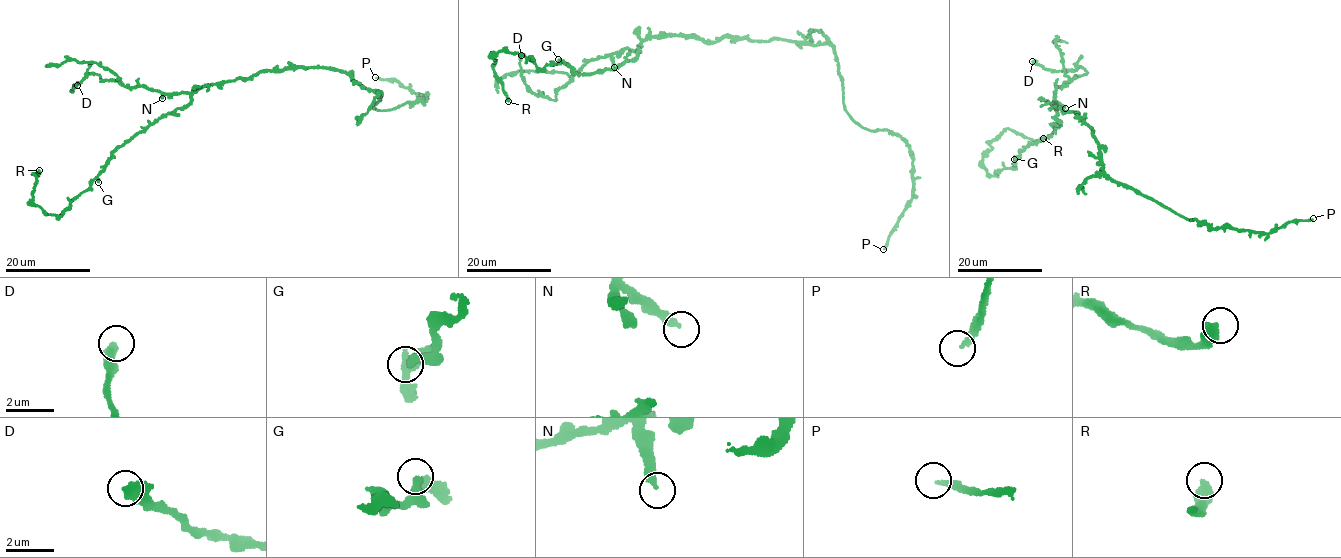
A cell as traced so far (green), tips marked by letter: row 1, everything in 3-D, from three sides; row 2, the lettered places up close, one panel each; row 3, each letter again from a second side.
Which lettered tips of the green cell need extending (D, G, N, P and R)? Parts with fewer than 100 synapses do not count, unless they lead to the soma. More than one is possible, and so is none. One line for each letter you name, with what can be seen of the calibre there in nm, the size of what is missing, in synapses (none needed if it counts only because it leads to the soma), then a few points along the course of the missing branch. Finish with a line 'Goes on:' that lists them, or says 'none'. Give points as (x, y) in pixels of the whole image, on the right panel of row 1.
P: Thickness 240 nm. Roughly 250 synapses
Goes on: P

